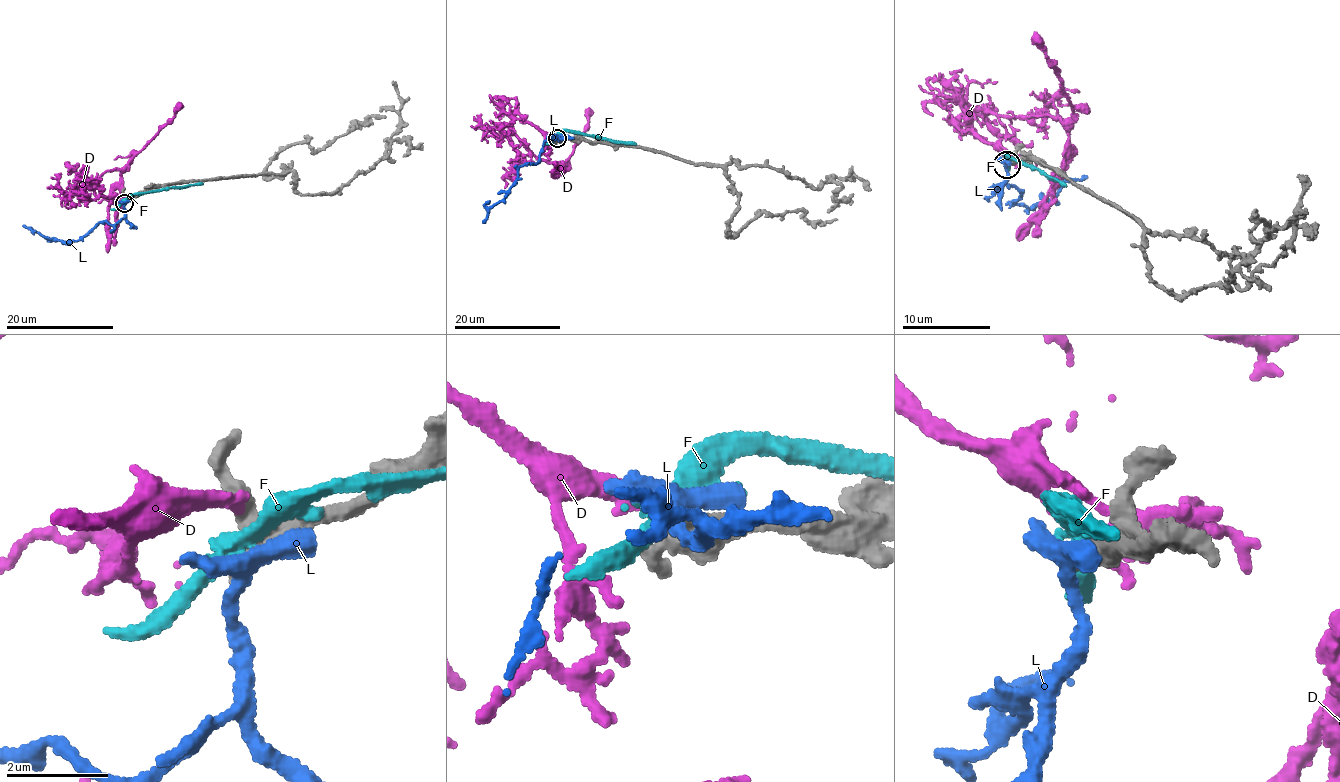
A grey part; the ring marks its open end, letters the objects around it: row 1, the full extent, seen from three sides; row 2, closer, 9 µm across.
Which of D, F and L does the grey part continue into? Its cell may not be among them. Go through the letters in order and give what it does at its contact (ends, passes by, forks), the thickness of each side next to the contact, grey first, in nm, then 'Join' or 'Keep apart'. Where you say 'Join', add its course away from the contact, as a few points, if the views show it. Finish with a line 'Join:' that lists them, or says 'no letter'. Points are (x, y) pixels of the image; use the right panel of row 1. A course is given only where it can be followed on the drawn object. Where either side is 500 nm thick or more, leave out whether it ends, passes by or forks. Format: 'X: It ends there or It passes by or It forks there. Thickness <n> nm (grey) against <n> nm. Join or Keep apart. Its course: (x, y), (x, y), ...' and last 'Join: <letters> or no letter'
D: It ends there. Thickness 320 nm (grey) against 200 nm. Keep apart
F: It passes by. Thickness 300 nm (grey) against 320 nm. Keep apart
L: It forks there. Thickness 440 nm (grey) against 320 nm. Keep apart
Join: no letter

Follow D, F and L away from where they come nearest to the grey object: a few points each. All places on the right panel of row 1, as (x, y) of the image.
D: (1012, 153), (978, 136), (961, 106), (1026, 119), (1045, 115), (1062, 123), (1071, 115), (1059, 71), (1035, 33)
F: (1008, 160), (1004, 154), (1065, 184)
L: (1005, 162), (1007, 179), (994, 191), (1006, 182), (1020, 191), (1012, 204), (1035, 208), (1086, 176)

